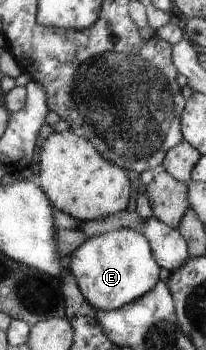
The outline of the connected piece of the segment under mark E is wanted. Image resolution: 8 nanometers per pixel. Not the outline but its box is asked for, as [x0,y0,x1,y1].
[68,229,161,311]

